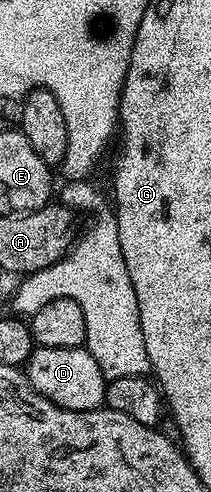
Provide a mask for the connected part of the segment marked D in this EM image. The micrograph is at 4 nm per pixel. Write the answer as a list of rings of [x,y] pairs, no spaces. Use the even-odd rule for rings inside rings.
[[[86,347],[33,348],[28,364],[23,366],[22,372],[34,391],[41,393],[47,401],[60,409],[89,413],[91,409],[98,409],[104,405],[104,392],[108,381],[102,367],[98,367],[98,359],[94,359],[94,355],[90,355]]]

